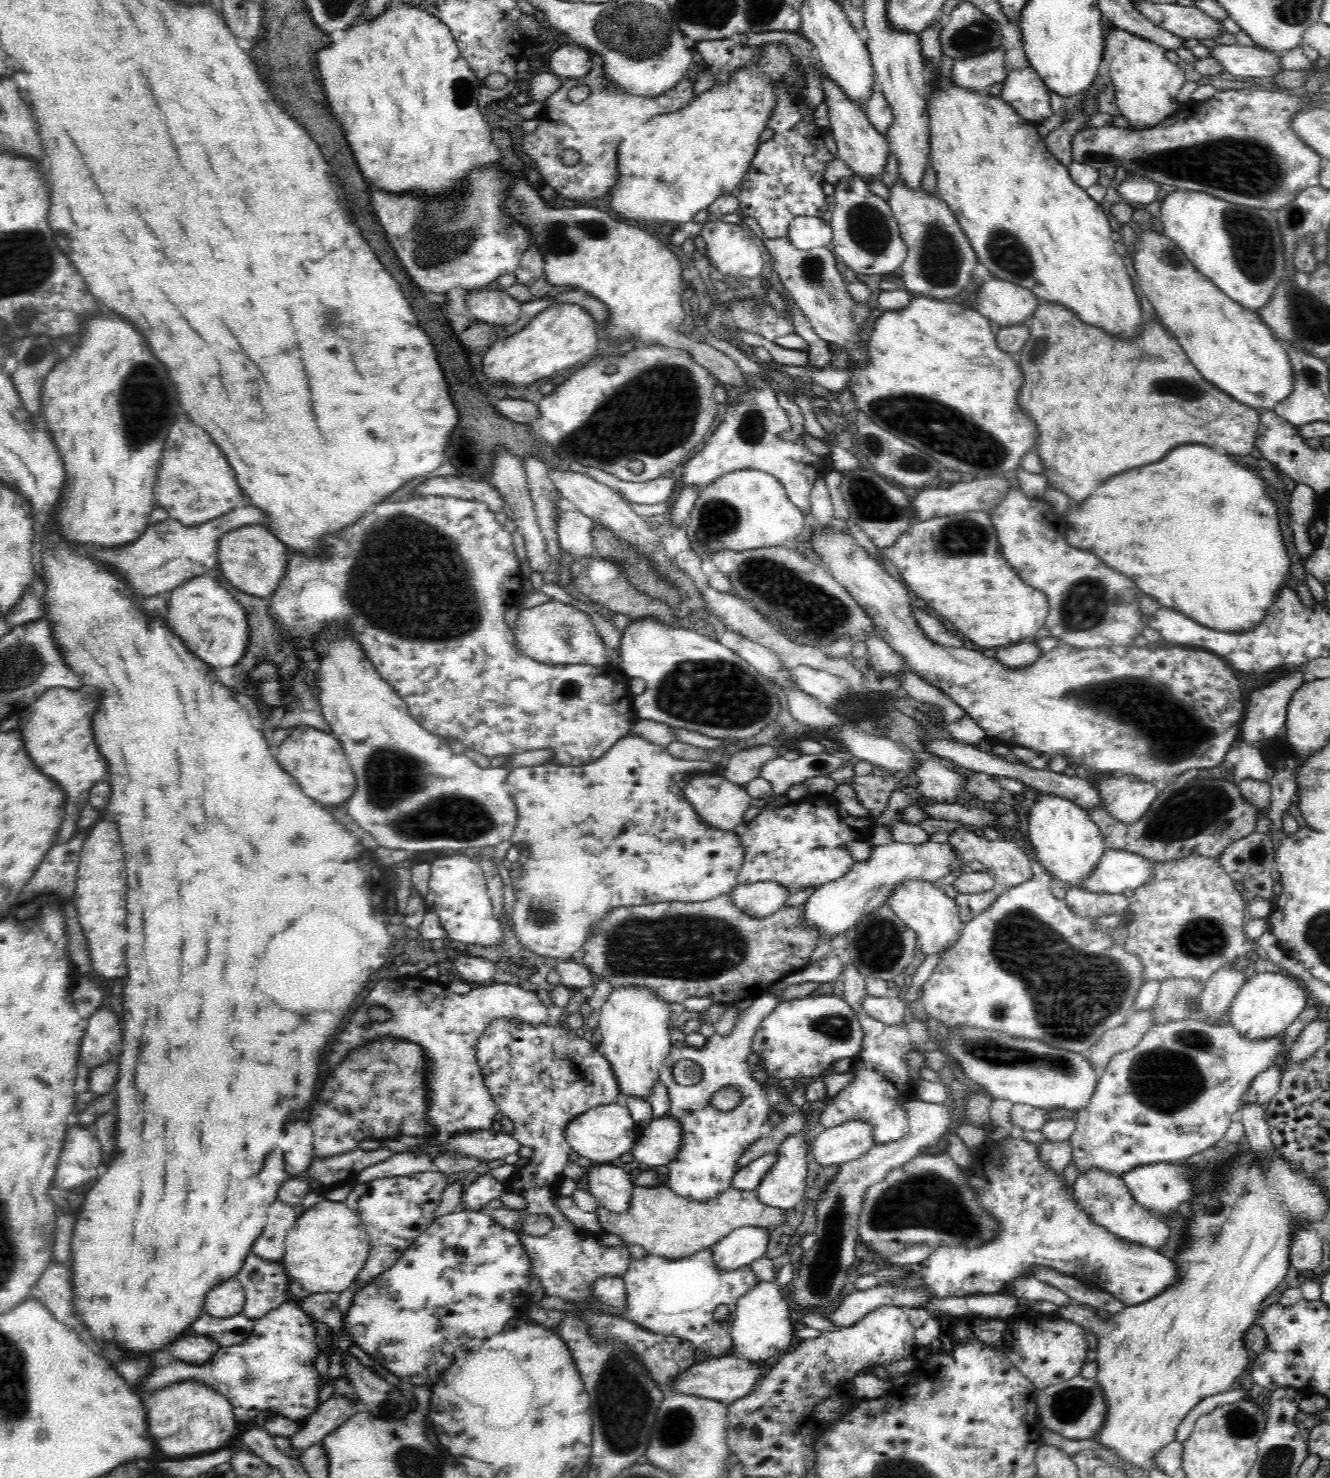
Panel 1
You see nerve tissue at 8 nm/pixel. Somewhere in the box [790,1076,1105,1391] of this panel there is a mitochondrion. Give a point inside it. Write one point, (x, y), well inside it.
(928, 1199)

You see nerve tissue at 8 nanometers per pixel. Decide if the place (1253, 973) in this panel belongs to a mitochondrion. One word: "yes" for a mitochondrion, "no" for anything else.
no

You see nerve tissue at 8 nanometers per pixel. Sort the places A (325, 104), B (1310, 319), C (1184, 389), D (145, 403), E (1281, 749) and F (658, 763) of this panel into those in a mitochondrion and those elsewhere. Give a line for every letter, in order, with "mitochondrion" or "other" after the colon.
A: other
B: mitochondrion
C: mitochondrion
D: mitochondrion
E: other
F: other

